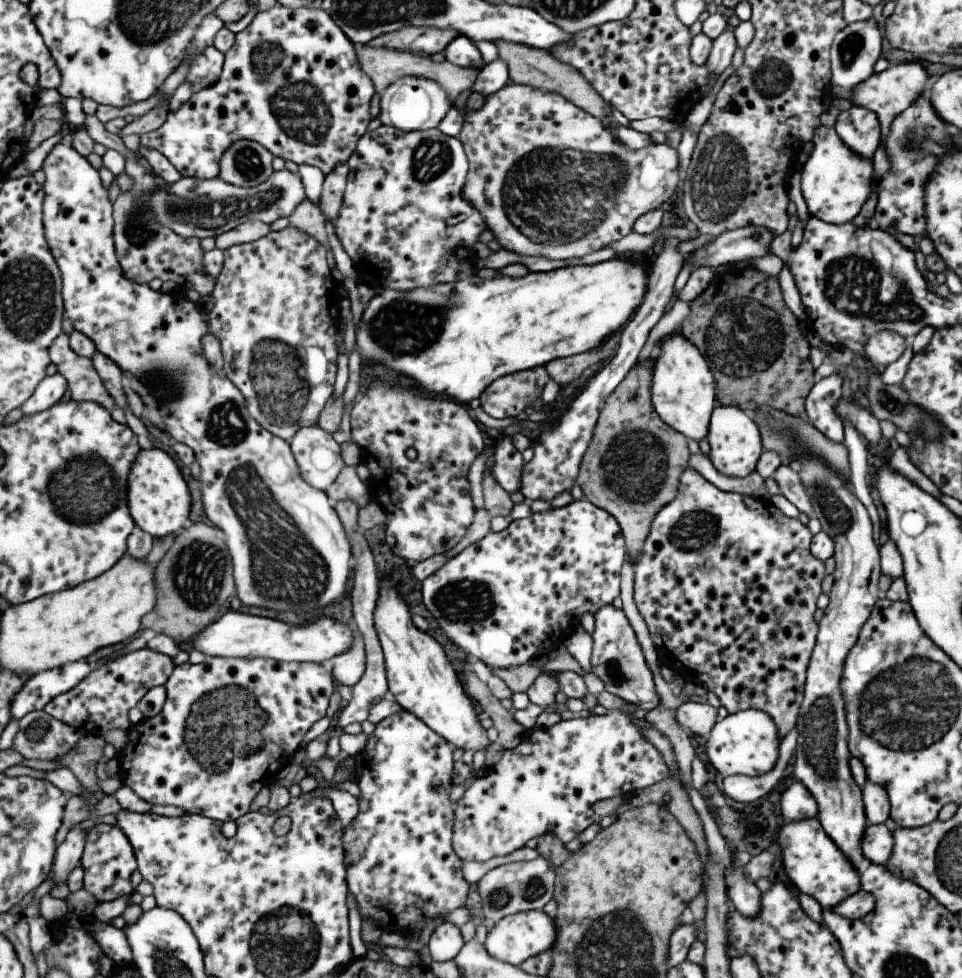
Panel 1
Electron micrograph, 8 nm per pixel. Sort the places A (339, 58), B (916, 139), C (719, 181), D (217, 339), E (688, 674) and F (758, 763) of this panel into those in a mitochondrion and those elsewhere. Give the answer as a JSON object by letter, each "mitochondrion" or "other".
{"A":"other","B":"mitochondrion","C":"mitochondrion","D":"other","E":"other","F":"other"}

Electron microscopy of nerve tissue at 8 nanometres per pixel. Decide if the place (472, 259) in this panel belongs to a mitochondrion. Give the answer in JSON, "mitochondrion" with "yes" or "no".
{"mitochondrion":"no"}

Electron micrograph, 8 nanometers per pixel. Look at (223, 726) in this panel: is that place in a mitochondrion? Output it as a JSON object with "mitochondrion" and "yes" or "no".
{"mitochondrion":"yes"}

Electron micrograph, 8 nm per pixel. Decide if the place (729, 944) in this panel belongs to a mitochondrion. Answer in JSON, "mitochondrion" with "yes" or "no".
{"mitochondrion":"no"}

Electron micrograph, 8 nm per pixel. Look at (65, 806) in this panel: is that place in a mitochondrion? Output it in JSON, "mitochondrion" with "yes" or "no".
{"mitochondrion":"no"}

